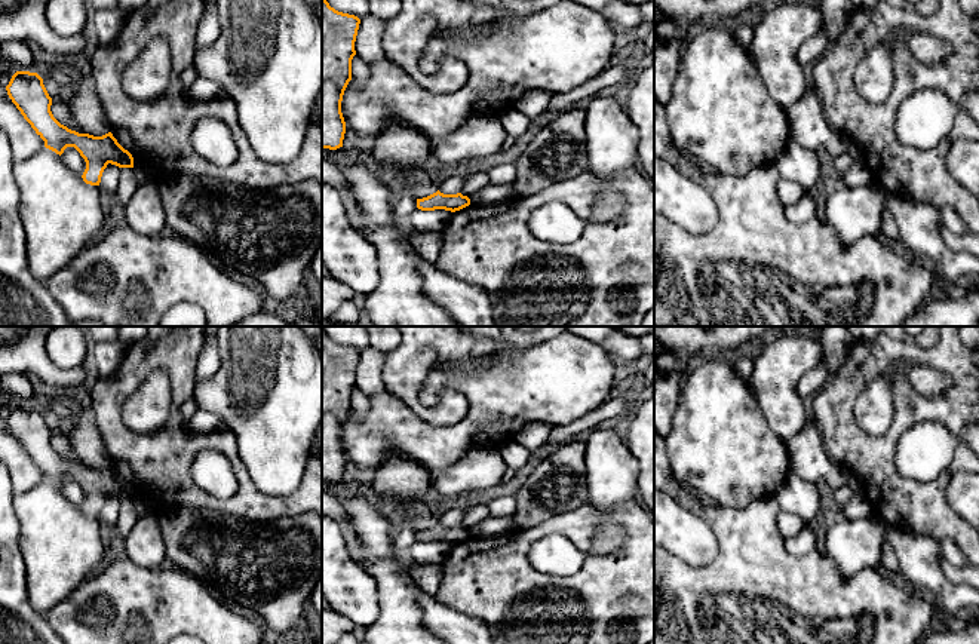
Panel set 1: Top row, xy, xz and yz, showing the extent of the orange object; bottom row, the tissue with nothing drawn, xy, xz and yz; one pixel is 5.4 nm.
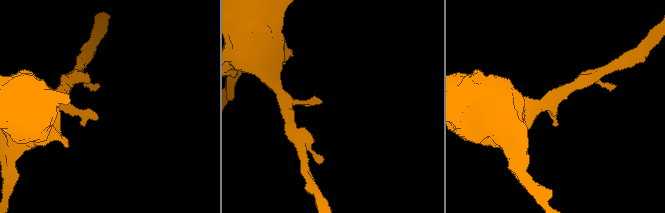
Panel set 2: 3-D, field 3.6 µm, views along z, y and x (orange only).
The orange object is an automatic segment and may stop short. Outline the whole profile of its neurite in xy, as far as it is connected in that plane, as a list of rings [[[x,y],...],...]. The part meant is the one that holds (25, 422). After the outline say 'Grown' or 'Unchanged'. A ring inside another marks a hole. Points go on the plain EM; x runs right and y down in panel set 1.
[[[16,404],[6,423],[24,451],[44,473],[46,481],[59,488],[67,479],[74,479],[80,485],[86,494],[82,507],[86,516],[99,518],[108,496],[119,500],[134,500],[132,487],[117,475],[111,464],[93,469],[61,457],[50,444],[52,430],[37,405]]]. Unchanged

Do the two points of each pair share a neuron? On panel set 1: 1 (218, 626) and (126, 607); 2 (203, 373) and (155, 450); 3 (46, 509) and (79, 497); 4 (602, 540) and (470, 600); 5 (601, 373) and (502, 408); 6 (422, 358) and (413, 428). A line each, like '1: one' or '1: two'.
1: one
2: two
3: two
4: two
5: one
6: two

